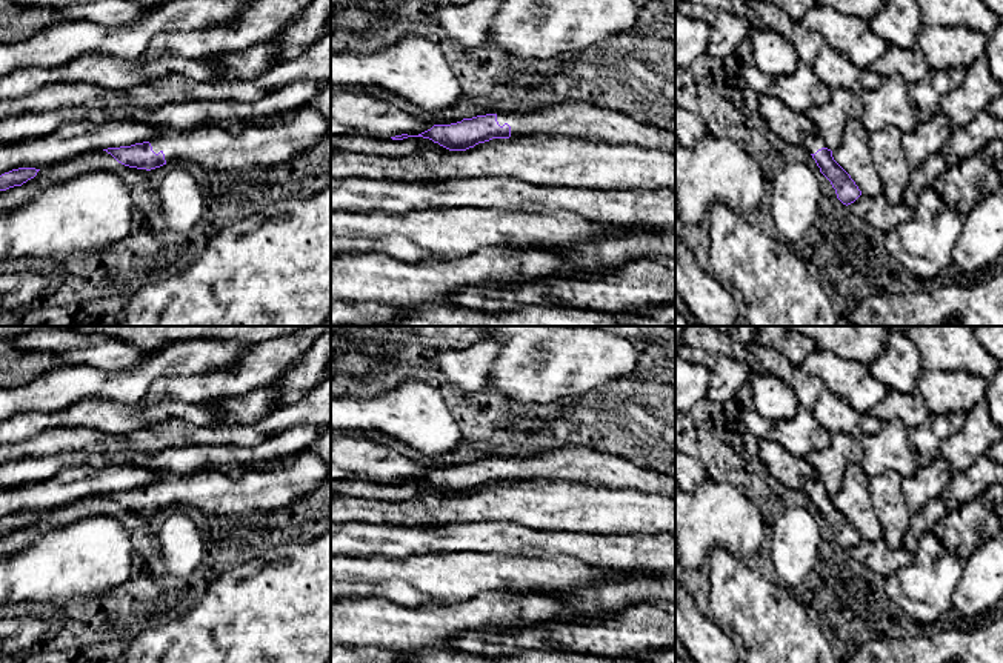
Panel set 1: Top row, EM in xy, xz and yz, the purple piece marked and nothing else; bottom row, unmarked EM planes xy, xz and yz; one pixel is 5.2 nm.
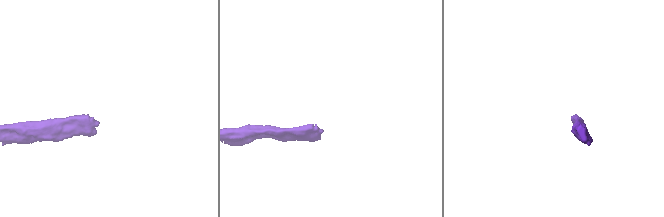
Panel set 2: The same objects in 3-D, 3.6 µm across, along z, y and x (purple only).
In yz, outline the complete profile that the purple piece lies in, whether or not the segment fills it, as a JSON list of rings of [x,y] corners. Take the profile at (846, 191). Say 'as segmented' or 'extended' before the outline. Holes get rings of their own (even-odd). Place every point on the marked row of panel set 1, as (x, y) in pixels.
extended | [[[818,131],[806,138],[803,148],[812,155],[820,172],[831,182],[837,198],[843,205],[848,206],[861,195],[851,175],[834,160],[832,151],[826,146]]]

